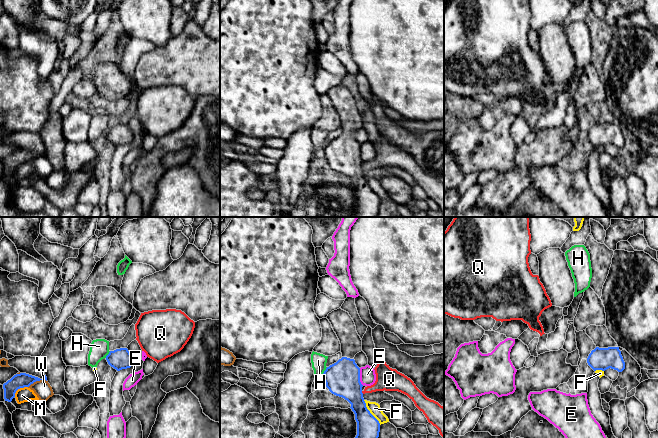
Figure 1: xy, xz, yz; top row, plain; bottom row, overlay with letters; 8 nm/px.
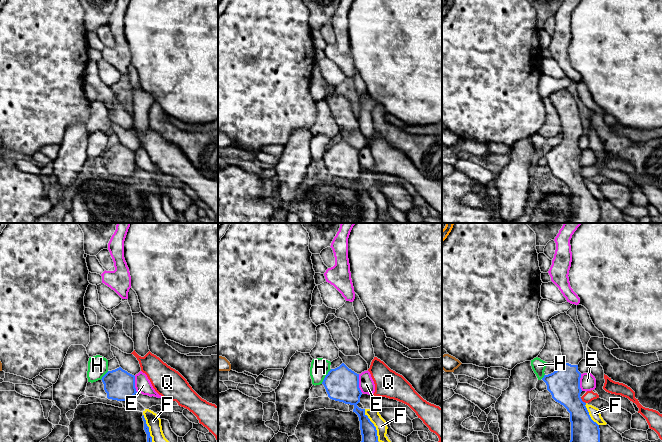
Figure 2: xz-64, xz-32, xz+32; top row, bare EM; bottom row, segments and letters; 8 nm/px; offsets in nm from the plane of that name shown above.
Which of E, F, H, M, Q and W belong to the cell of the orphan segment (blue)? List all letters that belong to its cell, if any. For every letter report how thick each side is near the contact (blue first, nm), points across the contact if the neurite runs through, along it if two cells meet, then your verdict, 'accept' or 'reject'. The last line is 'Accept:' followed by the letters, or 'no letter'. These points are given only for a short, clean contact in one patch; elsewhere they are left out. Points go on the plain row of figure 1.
E: 280/130 nm | along xz (359, 144), (359, 157), (363, 161) | reject
F: 190/90 nm | reject
H: 280/120 nm | along xz (327, 143), (322, 153) | reject
M: 120/120 nm | along xy (27, 162), (20, 163), (14, 172) | reject
Q: 280/190 nm | along xz (361, 167), (363, 169) | reject
W: 120/140 nm | along xy (46, 156), (36, 156), (28, 163) | reject
Accept: no letter

